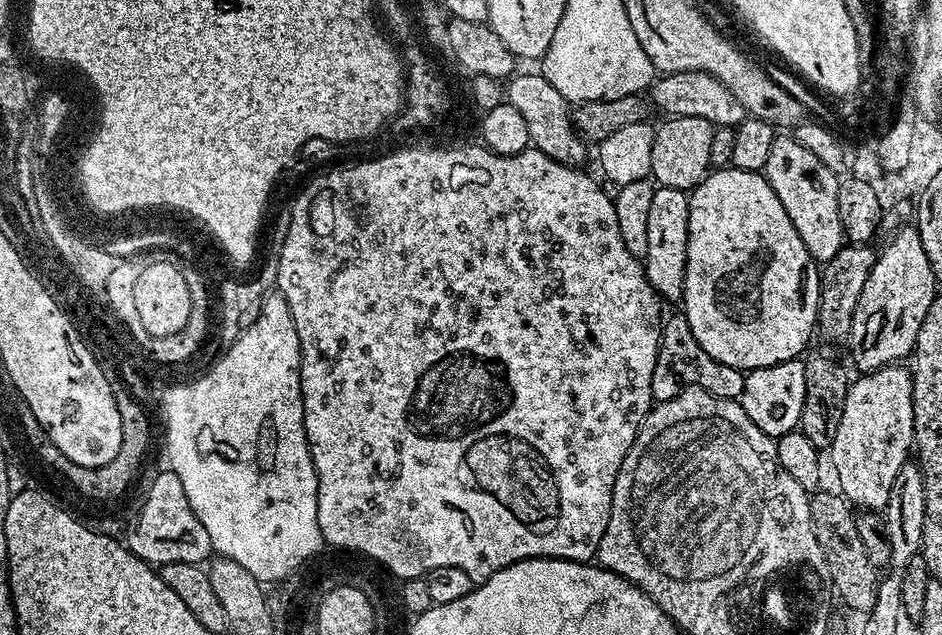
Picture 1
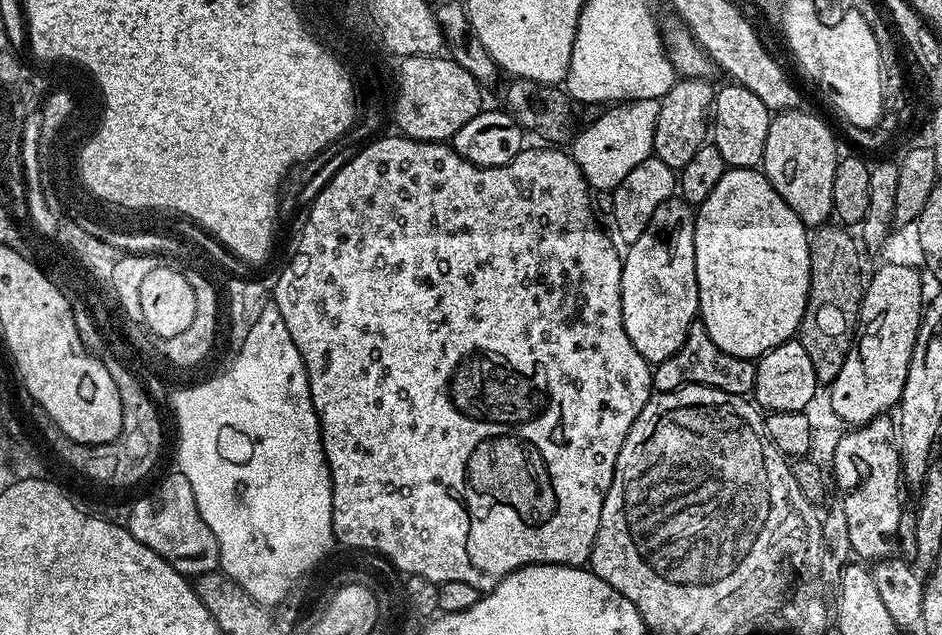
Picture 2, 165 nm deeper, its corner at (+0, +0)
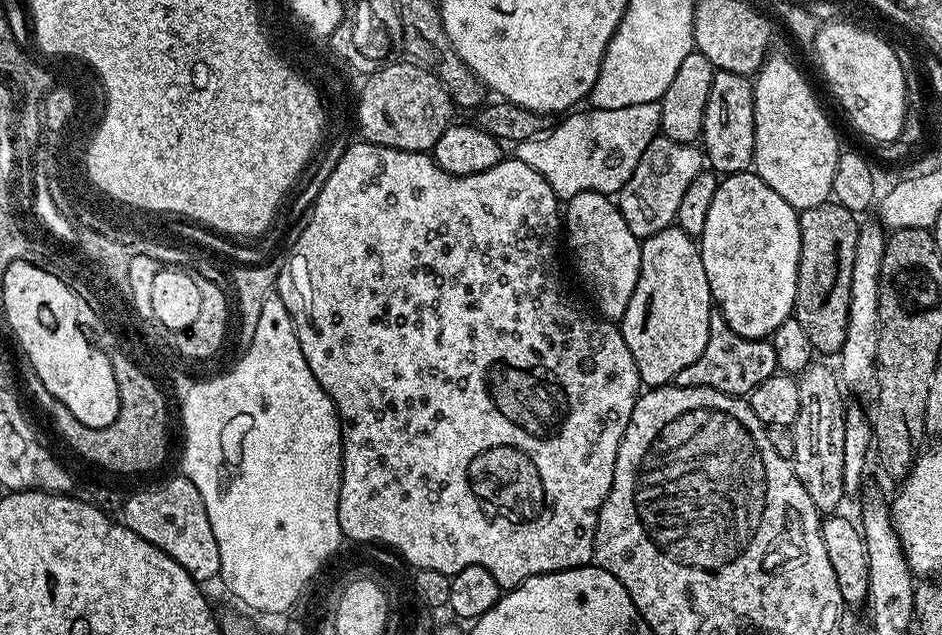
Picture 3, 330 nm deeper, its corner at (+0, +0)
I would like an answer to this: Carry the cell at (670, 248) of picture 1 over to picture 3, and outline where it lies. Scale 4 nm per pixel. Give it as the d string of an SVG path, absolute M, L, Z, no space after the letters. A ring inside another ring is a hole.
M675 224L641 241L638 282L620 321L623 340L631 350L641 383L645 387L665 387L675 381L679 370L696 362L706 348L710 314L714 311L712 291L706 277L697 241Z

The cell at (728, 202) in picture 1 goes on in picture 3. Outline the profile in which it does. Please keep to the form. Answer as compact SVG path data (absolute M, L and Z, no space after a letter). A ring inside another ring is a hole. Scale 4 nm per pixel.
M755 171L734 172L720 180L718 190L714 194L714 202L710 202L710 214L706 214L706 230L702 230L702 234L698 237L698 245L712 291L713 305L724 315L734 334L742 334L742 338L763 340L771 337L772 333L778 330L778 326L782 326L782 322L790 319L796 307L796 275L800 261L800 217L797 209L792 208L778 194L774 194L774 190L770 190L770 186L766 186L766 182L762 182L762 178L756 175Z

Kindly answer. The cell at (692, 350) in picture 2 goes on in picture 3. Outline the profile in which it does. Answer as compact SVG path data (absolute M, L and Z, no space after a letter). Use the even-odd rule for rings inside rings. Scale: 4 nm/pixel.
M714 310L710 314L705 350L696 362L678 371L674 384L678 388L713 388L725 392L727 396L744 398L754 390L754 386L758 386L758 382L766 382L766 378L777 375L777 372L776 354L771 339L755 340L734 334L724 315Z

